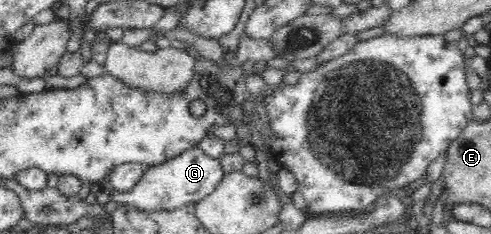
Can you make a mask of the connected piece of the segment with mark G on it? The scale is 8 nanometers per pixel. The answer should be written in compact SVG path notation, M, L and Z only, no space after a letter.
M197 146L159 166L151 166L130 191L117 192L112 189L109 192L109 199L118 204L132 205L144 212L173 212L191 204L196 206L197 202L211 196L215 188L223 182L225 174L221 160L207 156Z

